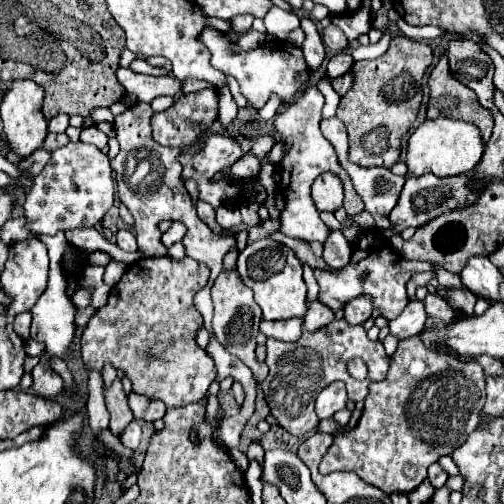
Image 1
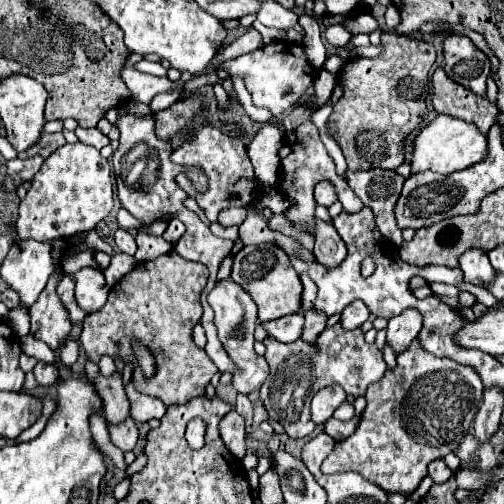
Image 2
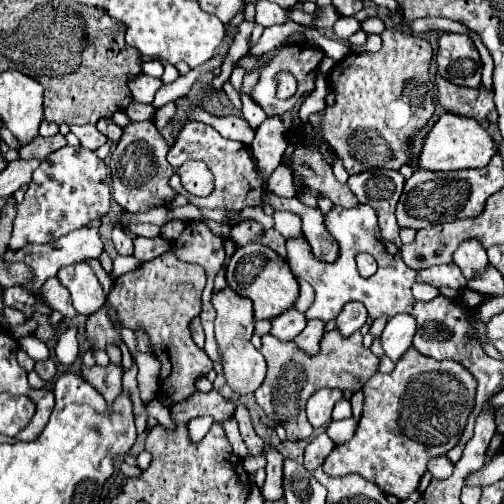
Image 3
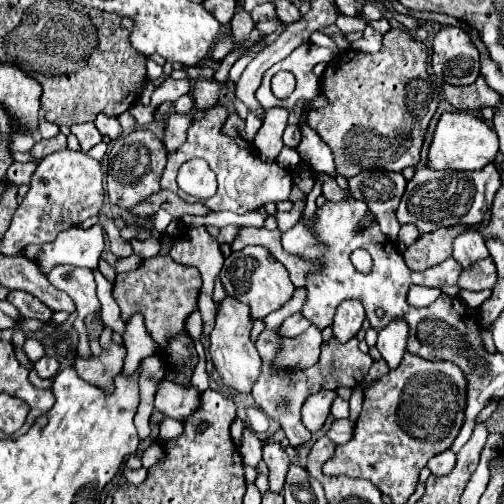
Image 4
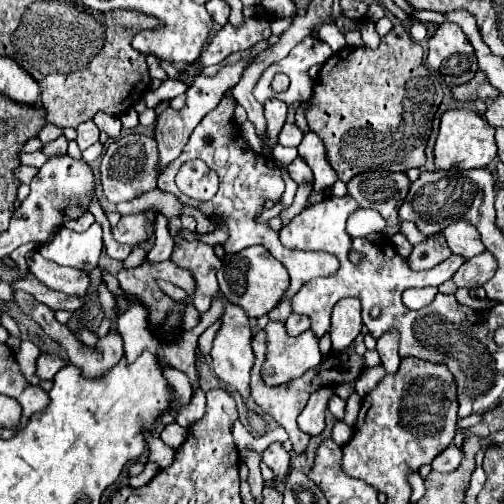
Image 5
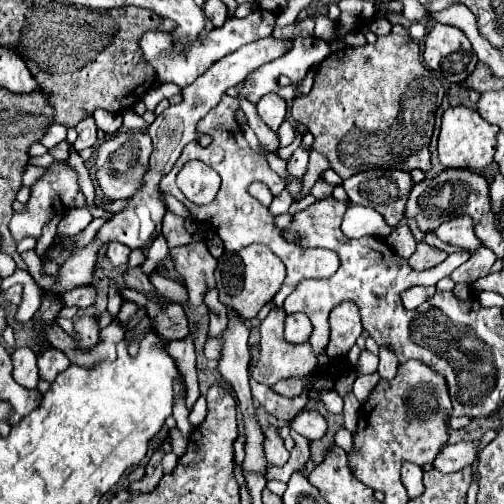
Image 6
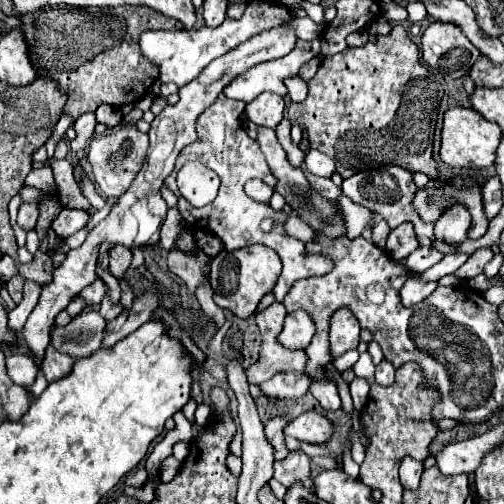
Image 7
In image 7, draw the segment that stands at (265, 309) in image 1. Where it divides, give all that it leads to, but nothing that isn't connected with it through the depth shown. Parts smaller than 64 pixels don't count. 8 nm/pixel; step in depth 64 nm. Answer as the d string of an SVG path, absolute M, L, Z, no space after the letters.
M252 244L234 252L222 250L216 258L212 258L210 268L210 286L214 288L214 302L222 308L232 310L232 314L236 314L238 318L250 318L256 312L258 302L268 292L272 292L272 286L276 286L280 270L280 258L268 246Z

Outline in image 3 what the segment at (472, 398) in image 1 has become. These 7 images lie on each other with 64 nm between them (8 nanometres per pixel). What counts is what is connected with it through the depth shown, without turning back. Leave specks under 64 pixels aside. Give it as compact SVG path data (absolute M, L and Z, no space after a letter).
M408 348L408 352L404 352L404 356L398 360L394 372L376 374L368 380L368 384L364 384L362 392L364 412L358 422L356 434L348 442L334 446L322 468L330 476L358 472L368 482L374 482L384 494L394 494L400 500L406 500L412 492L416 492L420 478L426 472L428 460L448 454L460 442L464 426L476 402L476 378L462 364L438 362L416 352L414 348Z

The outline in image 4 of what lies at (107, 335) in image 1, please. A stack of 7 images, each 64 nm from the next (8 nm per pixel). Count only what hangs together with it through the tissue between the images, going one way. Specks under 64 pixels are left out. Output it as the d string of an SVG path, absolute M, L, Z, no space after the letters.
M170 254L144 260L136 270L116 276L112 296L120 306L122 320L128 322L134 314L144 316L144 324L152 340L158 344L158 356L166 362L166 368L176 374L192 376L198 364L194 340L186 332L186 318L196 312L196 296L200 294L200 272L192 266L176 264Z

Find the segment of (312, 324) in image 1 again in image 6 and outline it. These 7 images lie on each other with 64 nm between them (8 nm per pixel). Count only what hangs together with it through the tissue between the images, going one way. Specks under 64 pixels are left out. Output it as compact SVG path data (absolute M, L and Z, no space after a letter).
M272 308L268 318L260 324L260 360L254 368L254 378L266 386L274 386L280 380L294 376L310 376L316 372L318 358L312 352L310 342L304 344L288 344L284 340L284 314L278 314L278 308Z

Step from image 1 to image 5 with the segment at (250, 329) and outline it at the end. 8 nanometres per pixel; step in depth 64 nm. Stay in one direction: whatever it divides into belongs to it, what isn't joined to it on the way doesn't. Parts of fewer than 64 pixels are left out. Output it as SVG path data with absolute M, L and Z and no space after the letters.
M226 302L224 314L222 314L222 320L220 320L220 330L214 338L214 346L212 346L212 352L210 352L212 368L214 368L216 376L224 384L232 384L242 394L244 400L250 396L250 372L252 372L252 364L256 360L250 340L252 340L252 330L250 330L248 314L244 312L244 308Z

